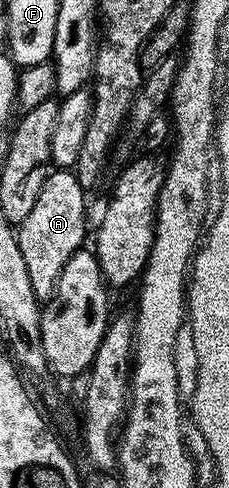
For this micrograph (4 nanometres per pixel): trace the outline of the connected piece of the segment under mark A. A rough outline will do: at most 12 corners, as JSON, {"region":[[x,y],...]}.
{"region":[[54,170],[20,254],[39,302],[53,296],[86,240],[87,189]]}

